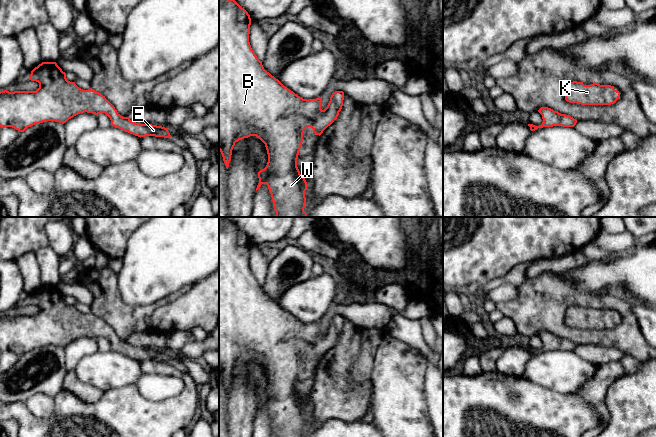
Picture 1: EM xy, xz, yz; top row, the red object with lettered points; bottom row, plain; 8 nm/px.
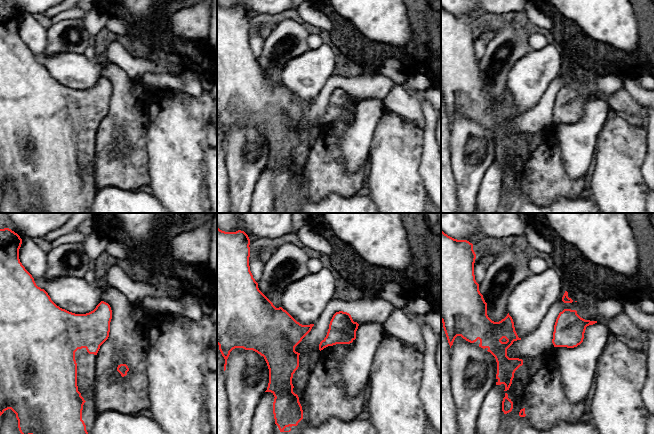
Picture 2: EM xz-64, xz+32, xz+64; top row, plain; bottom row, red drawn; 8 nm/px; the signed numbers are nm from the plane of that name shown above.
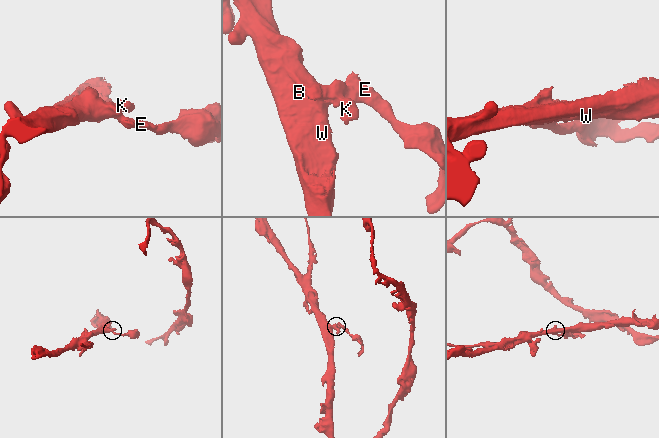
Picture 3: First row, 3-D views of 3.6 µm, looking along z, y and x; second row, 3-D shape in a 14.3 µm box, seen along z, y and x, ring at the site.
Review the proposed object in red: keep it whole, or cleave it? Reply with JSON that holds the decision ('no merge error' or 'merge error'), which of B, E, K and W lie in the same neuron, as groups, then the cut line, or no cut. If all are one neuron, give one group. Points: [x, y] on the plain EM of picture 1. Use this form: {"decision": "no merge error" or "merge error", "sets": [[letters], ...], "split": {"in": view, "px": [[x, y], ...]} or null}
{"decision": "no merge error", "sets": [["B", "E", "K", "W"]], "split": null}

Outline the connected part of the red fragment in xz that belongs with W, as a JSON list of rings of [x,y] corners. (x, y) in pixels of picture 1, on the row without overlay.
[[[219,220],[219,375],[221,376],[225,390],[228,393],[229,387],[231,385],[232,374],[235,370],[235,367],[250,360],[256,360],[257,362],[259,362],[265,368],[268,378],[268,386],[266,391],[258,396],[259,407],[257,409],[256,415],[261,411],[262,408],[266,408],[268,410],[269,416],[272,421],[274,434],[276,437],[306,437],[304,435],[304,432],[306,428],[305,415],[308,413],[307,406],[304,400],[300,398],[300,395],[297,391],[297,383],[303,366],[303,357],[306,352],[311,351],[313,353],[313,356],[316,359],[320,360],[323,355],[337,343],[339,336],[341,335],[343,330],[344,316],[333,316],[327,331],[322,334],[322,320],[316,323],[307,324],[303,323],[302,321],[298,320],[293,315],[285,311],[278,303],[276,303],[264,293],[262,285],[257,282],[254,275],[252,274],[249,266],[250,249],[250,239],[244,232],[242,232],[232,222],[229,223],[227,221]]]

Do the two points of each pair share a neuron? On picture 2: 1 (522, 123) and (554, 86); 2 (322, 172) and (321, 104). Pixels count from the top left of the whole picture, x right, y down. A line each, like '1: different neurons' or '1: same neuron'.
1: same neuron
2: different neurons

